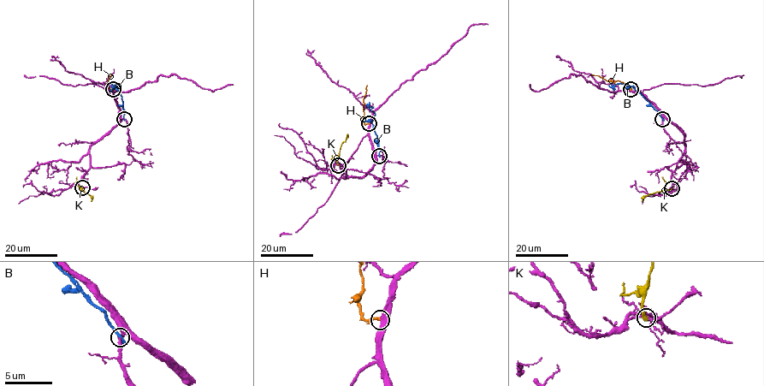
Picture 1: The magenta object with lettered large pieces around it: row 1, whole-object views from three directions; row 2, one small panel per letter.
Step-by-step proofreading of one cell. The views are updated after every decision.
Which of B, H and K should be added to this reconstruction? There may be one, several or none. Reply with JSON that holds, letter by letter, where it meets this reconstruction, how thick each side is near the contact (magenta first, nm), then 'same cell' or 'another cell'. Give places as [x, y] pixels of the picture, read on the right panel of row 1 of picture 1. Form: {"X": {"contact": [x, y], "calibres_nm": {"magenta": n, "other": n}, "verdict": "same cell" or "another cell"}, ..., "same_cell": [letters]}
{"B": {"contact": [662, 119], "calibres_nm": {"magenta": 240, "other": 300}, "verdict": "another cell"}, "H": {"contact": [630, 89], "calibres_nm": {"magenta": 480, "other": 240}, "verdict": "another cell"}, "K": {"contact": [672, 188], "calibres_nm": {"magenta": 170, "other": 320}, "verdict": "another cell"}, "same_cell": []}

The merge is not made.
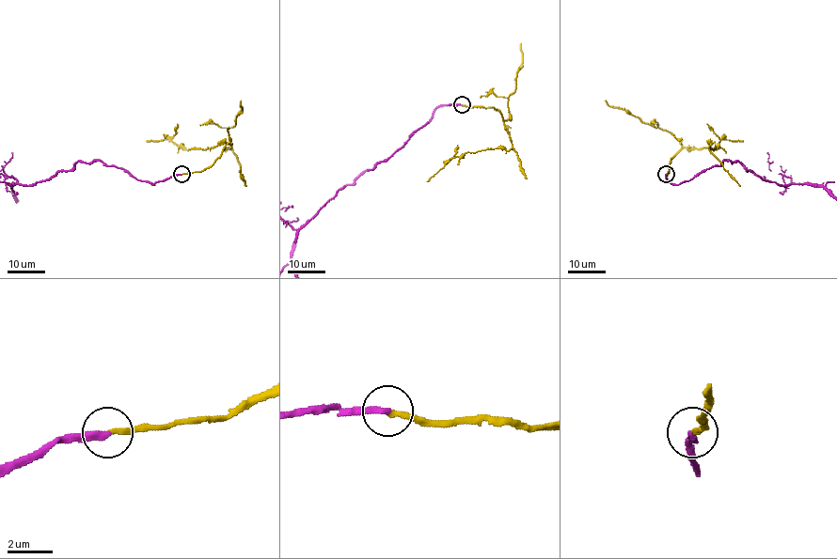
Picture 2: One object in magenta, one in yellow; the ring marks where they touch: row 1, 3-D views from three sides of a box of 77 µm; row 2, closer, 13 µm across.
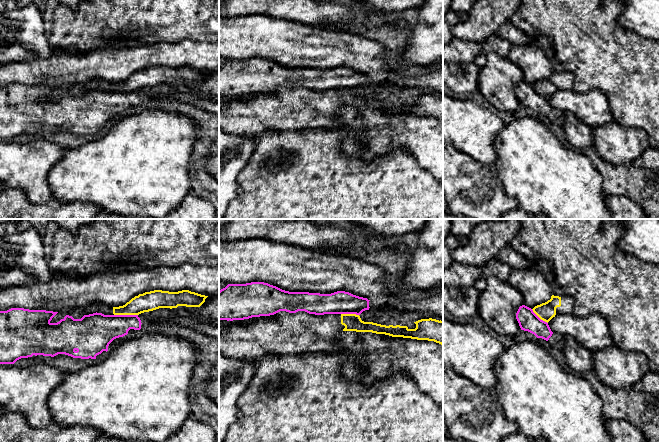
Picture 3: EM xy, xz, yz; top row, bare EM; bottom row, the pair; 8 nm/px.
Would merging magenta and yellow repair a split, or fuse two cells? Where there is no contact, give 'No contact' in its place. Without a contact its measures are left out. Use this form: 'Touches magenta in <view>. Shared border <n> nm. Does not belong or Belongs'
Touches magenta in xy. Shared border 190 nm. Does not belong

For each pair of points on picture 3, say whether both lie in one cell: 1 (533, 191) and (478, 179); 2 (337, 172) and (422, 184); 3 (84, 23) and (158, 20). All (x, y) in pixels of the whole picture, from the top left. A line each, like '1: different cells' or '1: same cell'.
1: different cells
2: same cell
3: same cell

